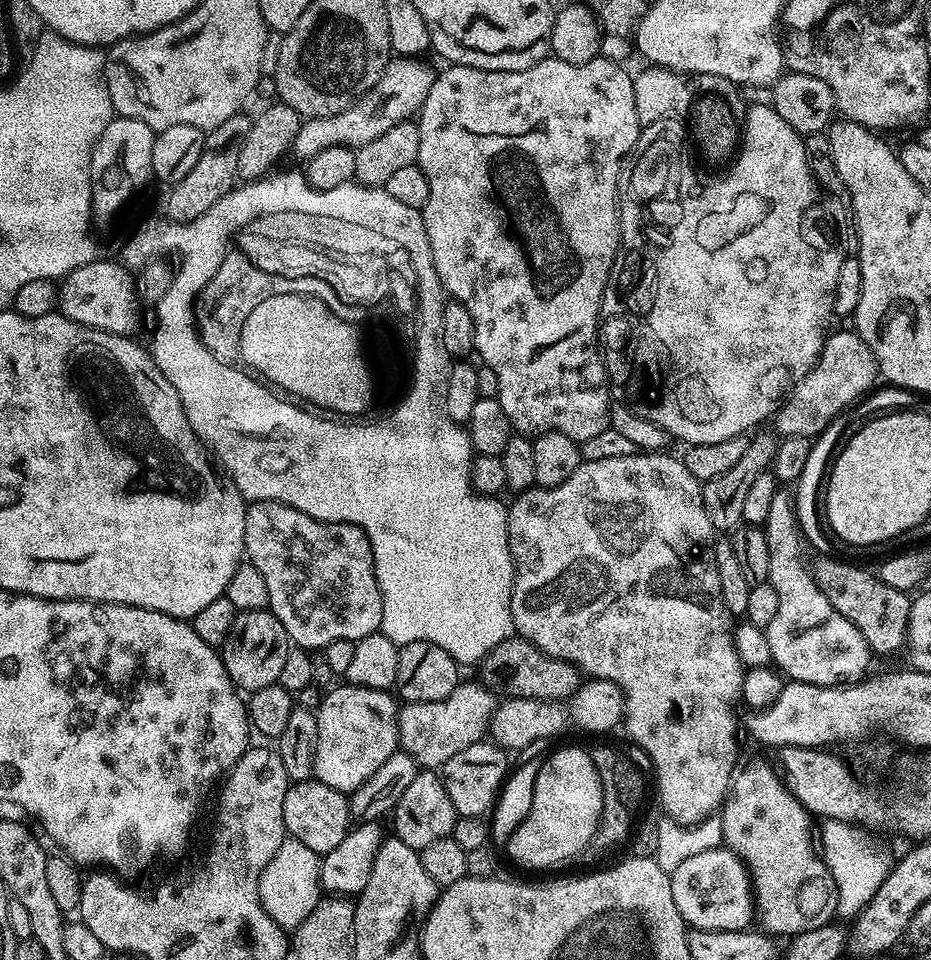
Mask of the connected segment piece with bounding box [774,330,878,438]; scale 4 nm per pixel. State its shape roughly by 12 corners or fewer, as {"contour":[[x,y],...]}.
{"contour":[[854,330],[825,339],[775,413],[781,437],[819,437],[873,391]]}

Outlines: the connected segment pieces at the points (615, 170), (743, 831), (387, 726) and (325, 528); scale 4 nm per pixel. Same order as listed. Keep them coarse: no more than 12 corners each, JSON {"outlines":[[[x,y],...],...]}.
{"outlines":[[[445,69],[441,289],[513,433],[610,424],[633,73]],[[764,760],[718,819],[759,927],[791,938],[836,916],[813,817]],[[347,682],[315,709],[315,779],[351,794],[398,751],[391,691]],[[247,505],[244,554],[305,650],[380,631],[357,524]]]}

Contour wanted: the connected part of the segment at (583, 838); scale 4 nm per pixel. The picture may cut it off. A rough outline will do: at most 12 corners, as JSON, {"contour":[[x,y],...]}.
{"contour":[[586,747],[543,757],[506,845],[524,868],[579,857],[600,826]]}

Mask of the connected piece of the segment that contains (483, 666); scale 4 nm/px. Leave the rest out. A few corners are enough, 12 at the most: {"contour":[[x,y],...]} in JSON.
{"contour":[[519,634],[480,661],[493,693],[564,702],[582,683],[575,664]]}

